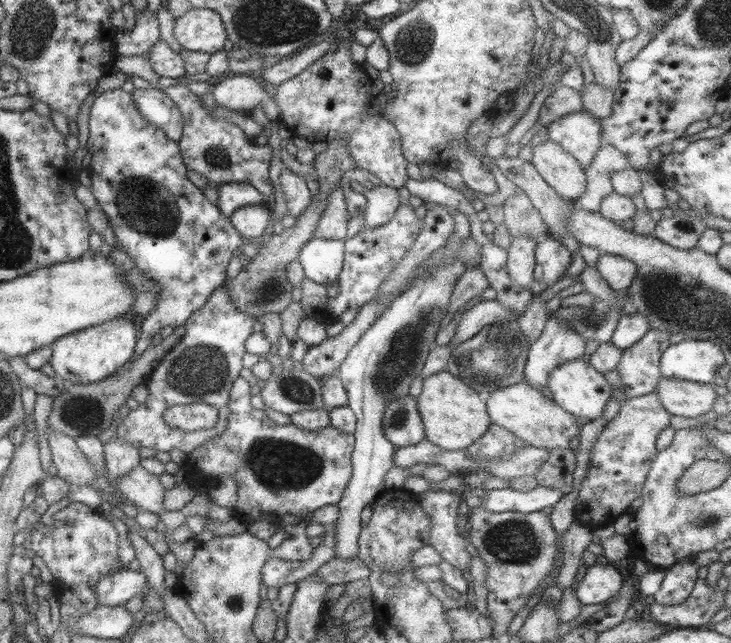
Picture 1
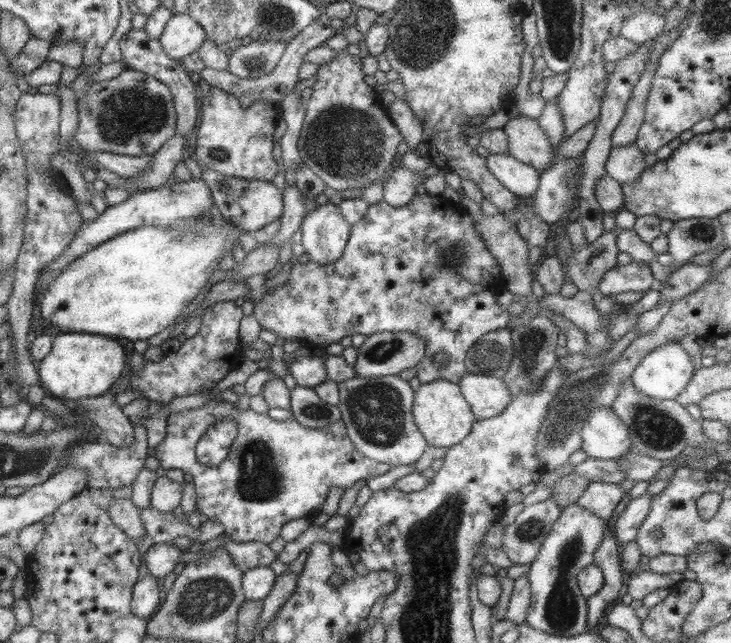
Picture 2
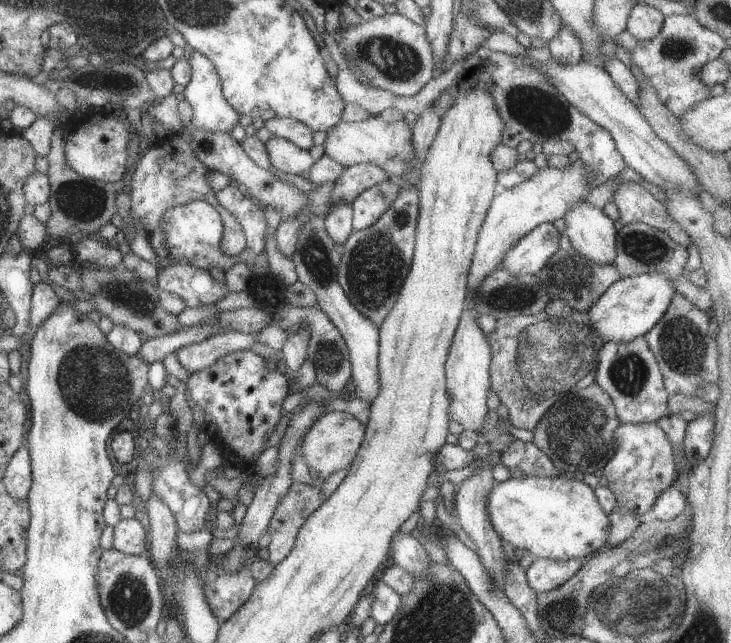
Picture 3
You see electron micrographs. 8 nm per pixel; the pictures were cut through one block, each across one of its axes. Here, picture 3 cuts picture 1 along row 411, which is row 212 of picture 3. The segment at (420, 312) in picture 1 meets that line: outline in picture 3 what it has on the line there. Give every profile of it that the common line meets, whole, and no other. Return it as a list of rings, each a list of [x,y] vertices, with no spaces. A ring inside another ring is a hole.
[[[383,180],[367,188],[351,201],[352,230],[358,231],[371,226],[389,207],[393,205],[399,186],[391,180]]]

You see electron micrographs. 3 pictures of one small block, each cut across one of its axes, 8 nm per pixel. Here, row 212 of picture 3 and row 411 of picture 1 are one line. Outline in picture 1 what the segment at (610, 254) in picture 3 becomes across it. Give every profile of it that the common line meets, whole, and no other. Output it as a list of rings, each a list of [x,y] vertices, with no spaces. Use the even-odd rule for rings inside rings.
[[[581,358],[564,362],[552,370],[548,376],[547,384],[553,401],[565,412],[575,417],[586,418],[591,422],[601,416],[605,403],[610,400],[612,395],[610,385],[605,381],[603,373],[597,372],[594,366],[584,362]]]

